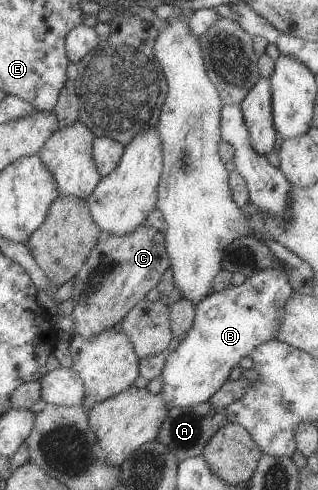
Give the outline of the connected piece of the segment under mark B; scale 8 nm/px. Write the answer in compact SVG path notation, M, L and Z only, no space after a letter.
M263 269L253 271L240 285L231 284L221 291L211 291L196 303L191 327L173 352L165 351L160 394L166 405L191 407L207 402L227 381L229 371L240 359L250 355L261 343L277 340L285 304L293 293L286 271Z

